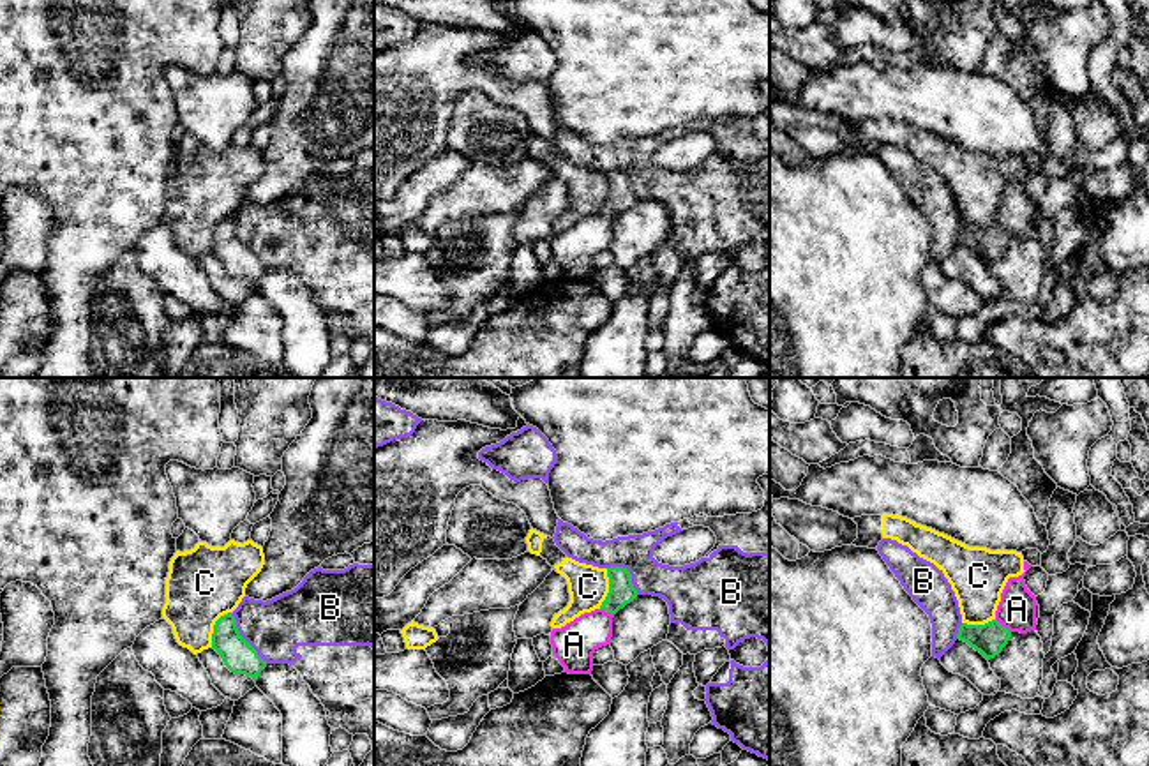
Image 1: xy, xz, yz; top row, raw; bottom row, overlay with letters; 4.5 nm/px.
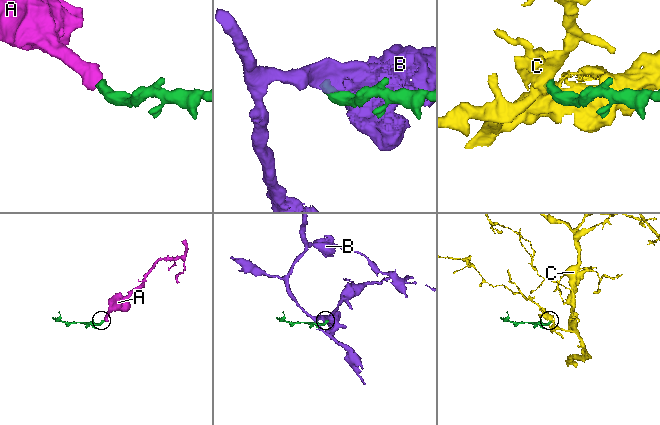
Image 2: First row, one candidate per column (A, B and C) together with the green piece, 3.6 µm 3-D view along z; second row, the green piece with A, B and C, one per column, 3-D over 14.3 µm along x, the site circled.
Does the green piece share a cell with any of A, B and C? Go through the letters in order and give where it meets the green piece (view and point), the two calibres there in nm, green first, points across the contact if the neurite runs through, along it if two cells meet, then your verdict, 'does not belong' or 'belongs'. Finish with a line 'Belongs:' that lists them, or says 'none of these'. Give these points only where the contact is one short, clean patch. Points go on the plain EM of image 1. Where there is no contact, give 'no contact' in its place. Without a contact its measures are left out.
A: contact yz (1001, 230); calibres 150 and 180 nm; way yz (989, 244), (1001, 230), (1017, 214); belongs
B: contact xy (242, 242); calibres 150 and 260 nm; border xy (232, 217), (239, 239), (267, 267); does not belong
C: contact xy (214, 232); calibres 150 and 340 nm; border xy (232, 216), (216, 226), (210, 251); does not belong
Belongs: A

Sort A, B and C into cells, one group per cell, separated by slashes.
A / B / C

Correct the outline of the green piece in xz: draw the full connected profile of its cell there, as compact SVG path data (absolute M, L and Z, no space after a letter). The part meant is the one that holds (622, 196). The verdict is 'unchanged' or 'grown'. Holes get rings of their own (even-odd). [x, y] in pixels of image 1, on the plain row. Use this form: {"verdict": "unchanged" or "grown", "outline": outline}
{"verdict": "grown", "outline": "M611 171L607 182L609 198L598 214L551 237L552 259L568 279L591 279L593 258L611 249L614 219L639 199L627 173Z"}

